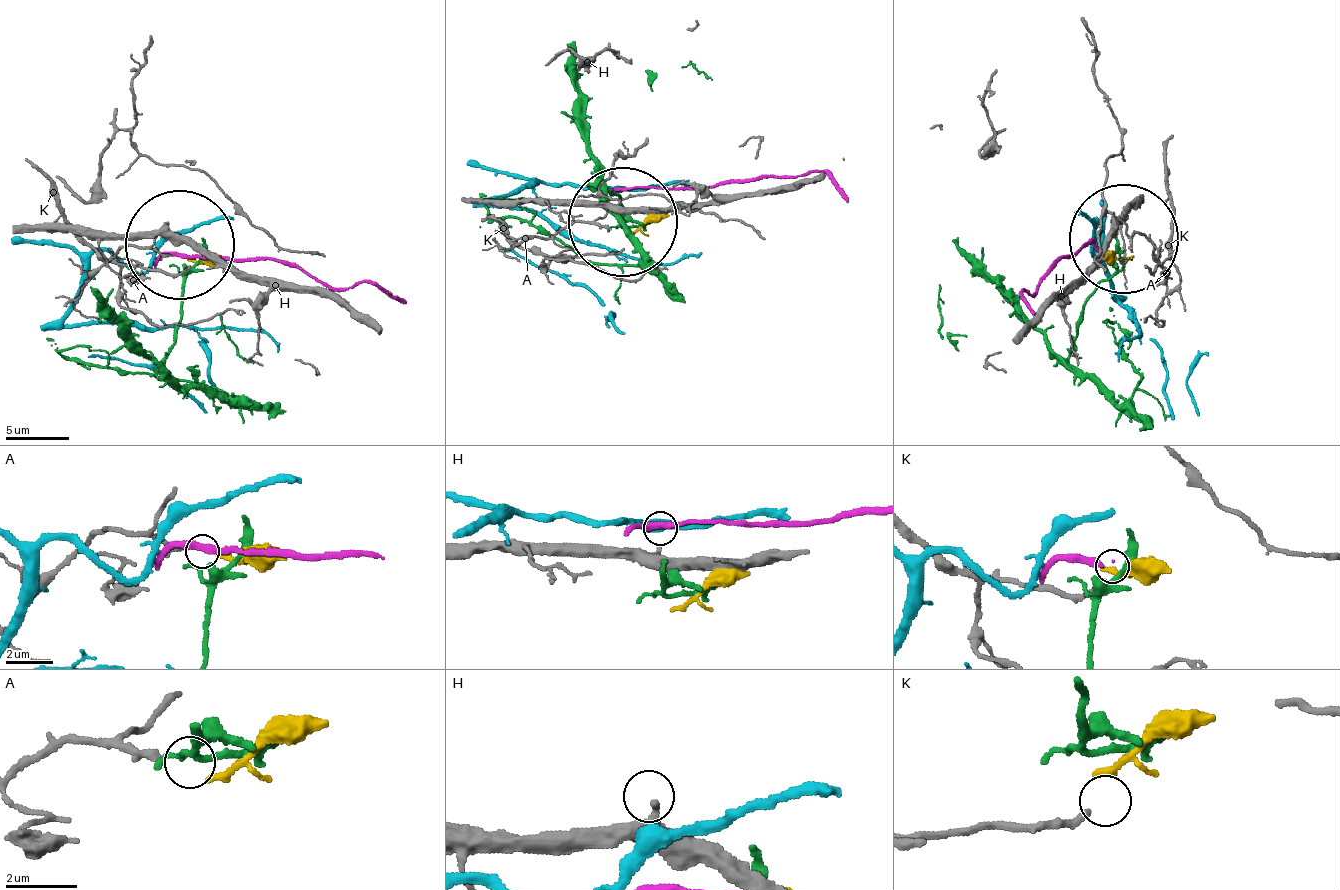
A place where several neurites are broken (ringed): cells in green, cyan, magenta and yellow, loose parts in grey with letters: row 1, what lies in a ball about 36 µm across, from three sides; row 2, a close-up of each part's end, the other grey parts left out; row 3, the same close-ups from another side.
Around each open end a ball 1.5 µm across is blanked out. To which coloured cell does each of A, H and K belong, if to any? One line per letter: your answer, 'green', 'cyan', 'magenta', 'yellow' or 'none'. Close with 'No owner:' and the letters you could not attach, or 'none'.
A: yellow
H: none
K: none
No owner: H, K

